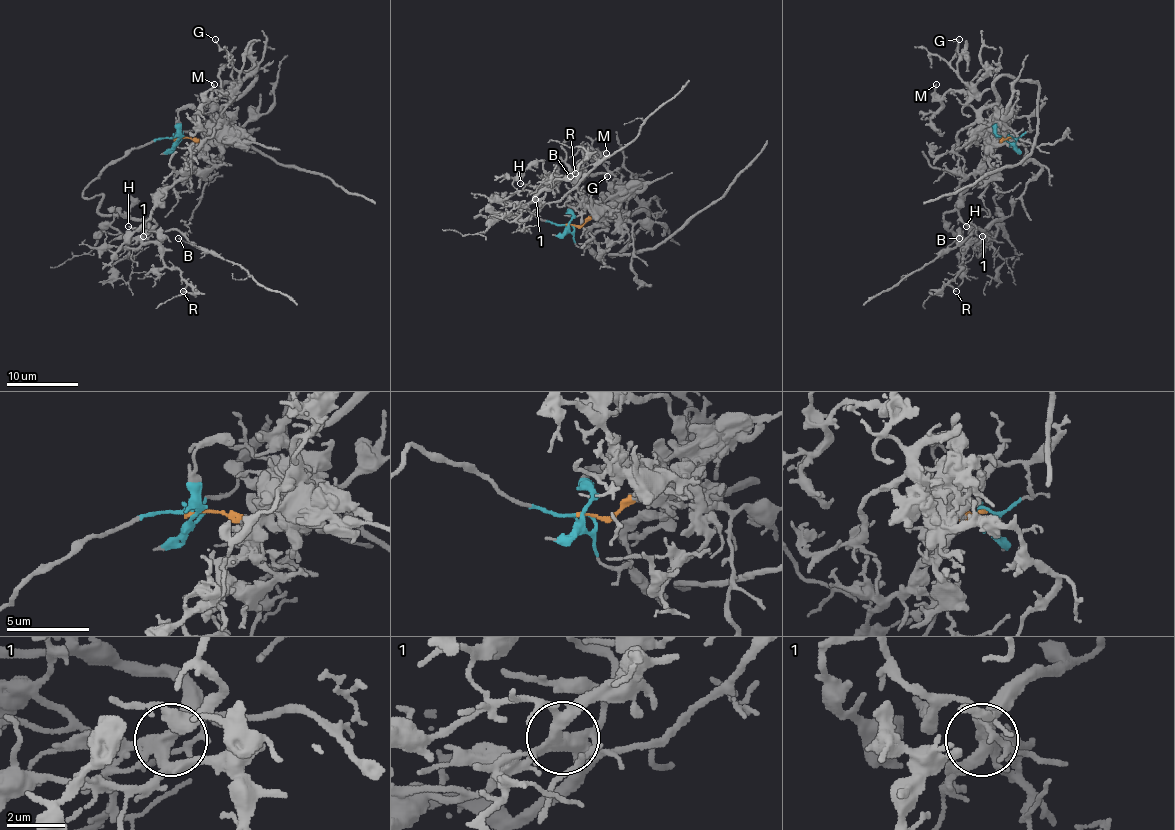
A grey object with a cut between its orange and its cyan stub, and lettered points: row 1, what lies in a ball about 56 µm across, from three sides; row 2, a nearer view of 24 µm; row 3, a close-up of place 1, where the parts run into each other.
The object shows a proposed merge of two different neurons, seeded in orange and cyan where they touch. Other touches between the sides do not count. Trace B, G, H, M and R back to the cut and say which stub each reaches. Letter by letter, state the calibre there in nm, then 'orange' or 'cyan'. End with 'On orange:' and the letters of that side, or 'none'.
B: calibre 90 nm; cyan
G: calibre 110 nm; orange
H: calibre 150 nm; orange
M: calibre 240 nm; orange
R: calibre 130 nm; cyan
On orange: G, H, M

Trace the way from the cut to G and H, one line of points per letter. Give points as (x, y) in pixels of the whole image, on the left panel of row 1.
G: (179, 138), (200, 138), (222, 116), (229, 95), (240, 84), (240, 73), (215, 39)
H: (179, 138), (206, 140), (200, 154), (153, 210), (153, 227), (141, 230), (128, 227)

